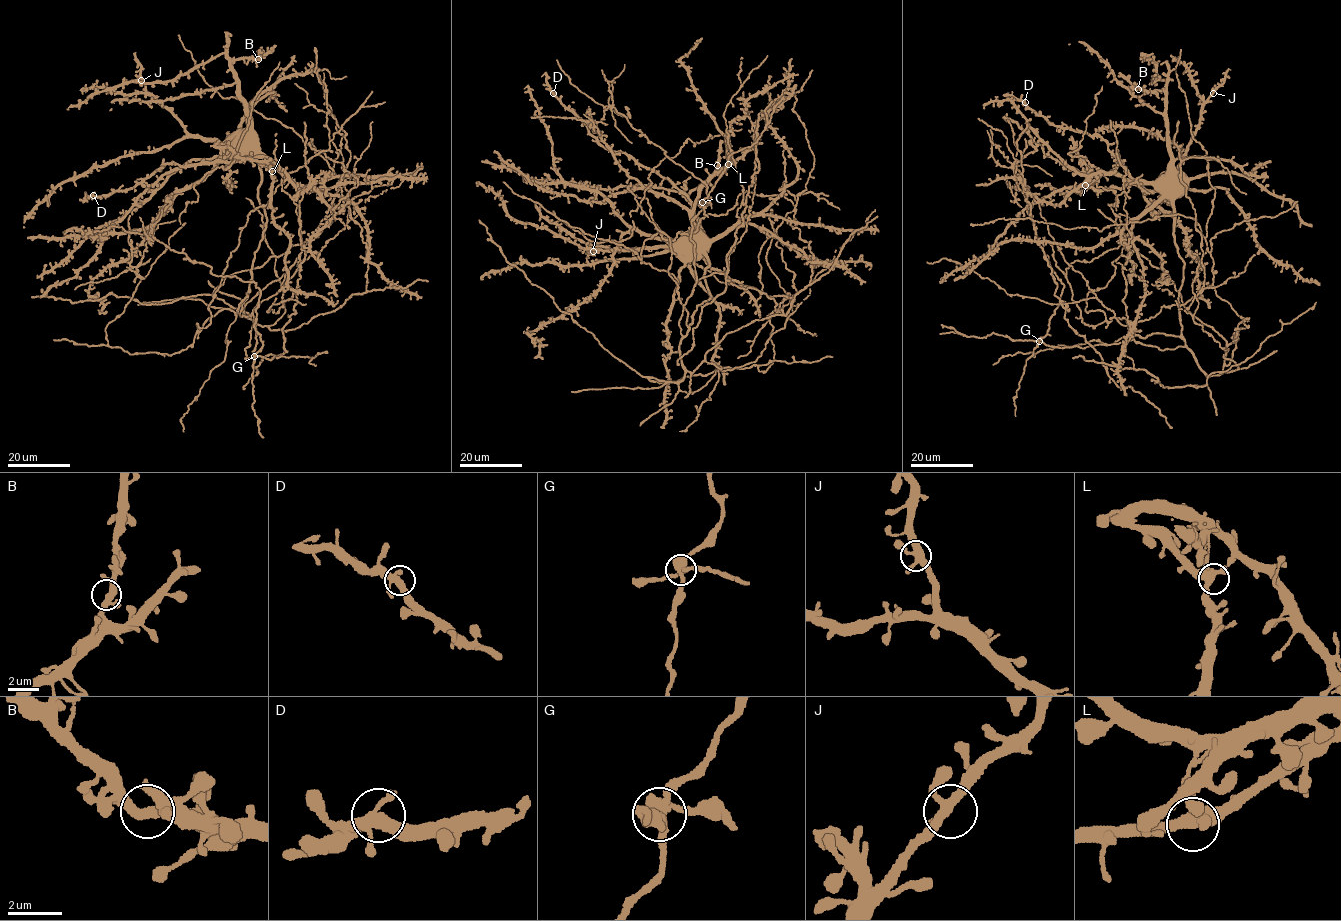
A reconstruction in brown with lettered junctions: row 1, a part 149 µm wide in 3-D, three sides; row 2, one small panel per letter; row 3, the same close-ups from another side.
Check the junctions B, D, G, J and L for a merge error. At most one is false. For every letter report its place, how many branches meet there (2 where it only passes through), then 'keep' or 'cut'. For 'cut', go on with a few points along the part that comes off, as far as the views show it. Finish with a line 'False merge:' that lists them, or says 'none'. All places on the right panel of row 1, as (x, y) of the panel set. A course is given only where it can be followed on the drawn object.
B: at (1138, 89); 4 branches meet; keep
D: at (1025, 102); 4 branches meet; keep
G: at (1039, 341); 4 branches meet; cut; foreign part runs (1039, 341), (1061, 302), (1064, 286), (1036, 238), (1016, 179), (1015, 162), (1018, 186), (1008, 187), (1005, 179)
J: at (1213, 93); 4 branches meet; keep
L: at (1085, 185); 4 branches meet; keep
False merge: G

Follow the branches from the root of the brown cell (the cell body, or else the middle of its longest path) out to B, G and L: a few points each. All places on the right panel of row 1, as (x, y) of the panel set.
B: (1168, 180), (1166, 172), (1170, 155), (1165, 92), (1138, 89)
G: (1168, 180), (1174, 241), (1183, 263), (1178, 296), (1185, 346), (1162, 350), (1133, 340), (1055, 347), (1039, 341)
L: (1168, 180), (1161, 176), (1154, 181), (1128, 181), (1113, 174), (1104, 174), (1085, 185)

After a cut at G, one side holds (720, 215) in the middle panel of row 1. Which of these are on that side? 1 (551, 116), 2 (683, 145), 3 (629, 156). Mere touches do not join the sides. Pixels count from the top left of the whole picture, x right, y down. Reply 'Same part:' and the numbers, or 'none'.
Same part: 2, 3

